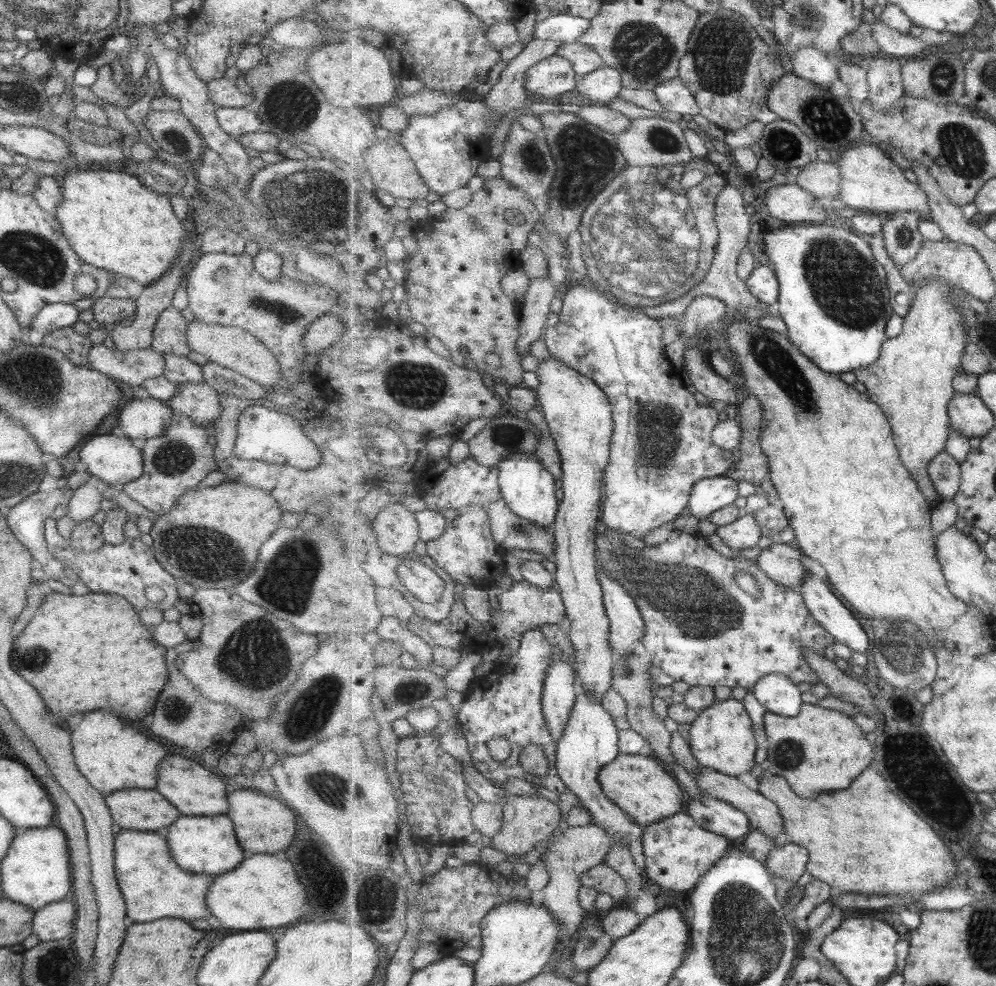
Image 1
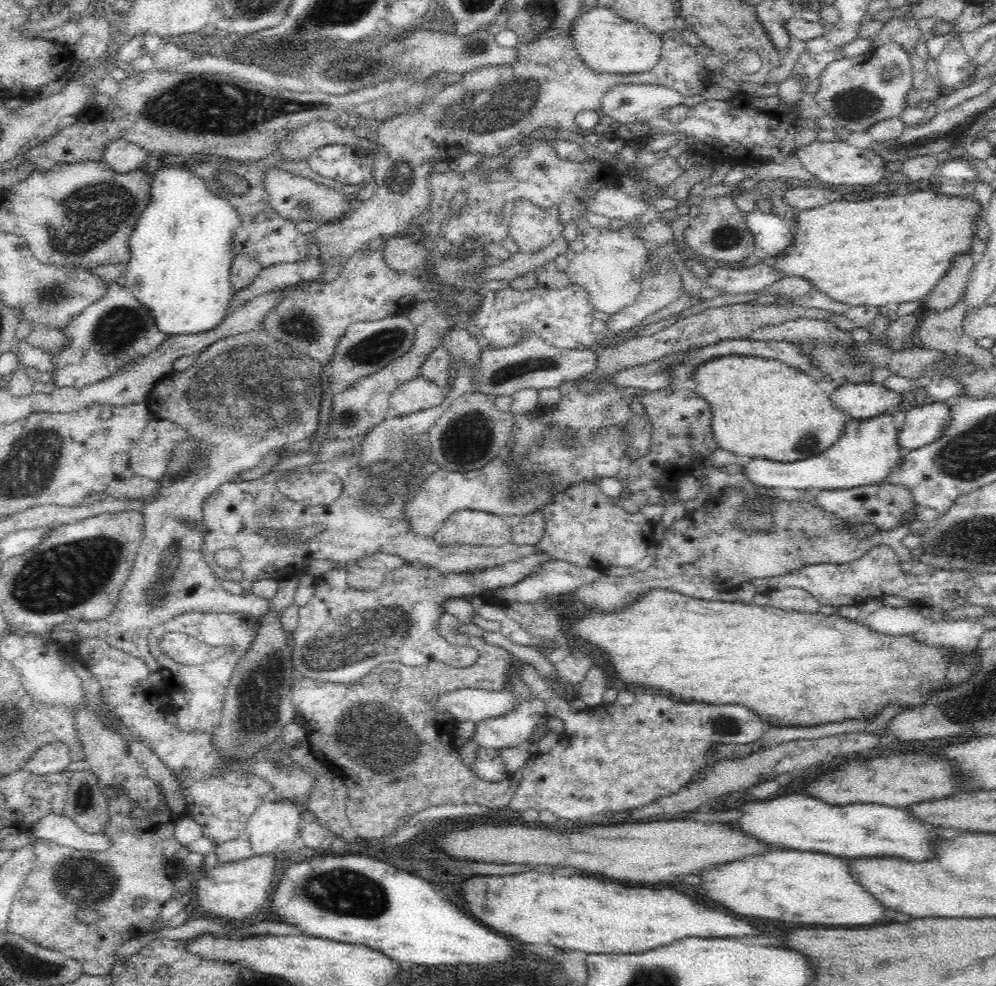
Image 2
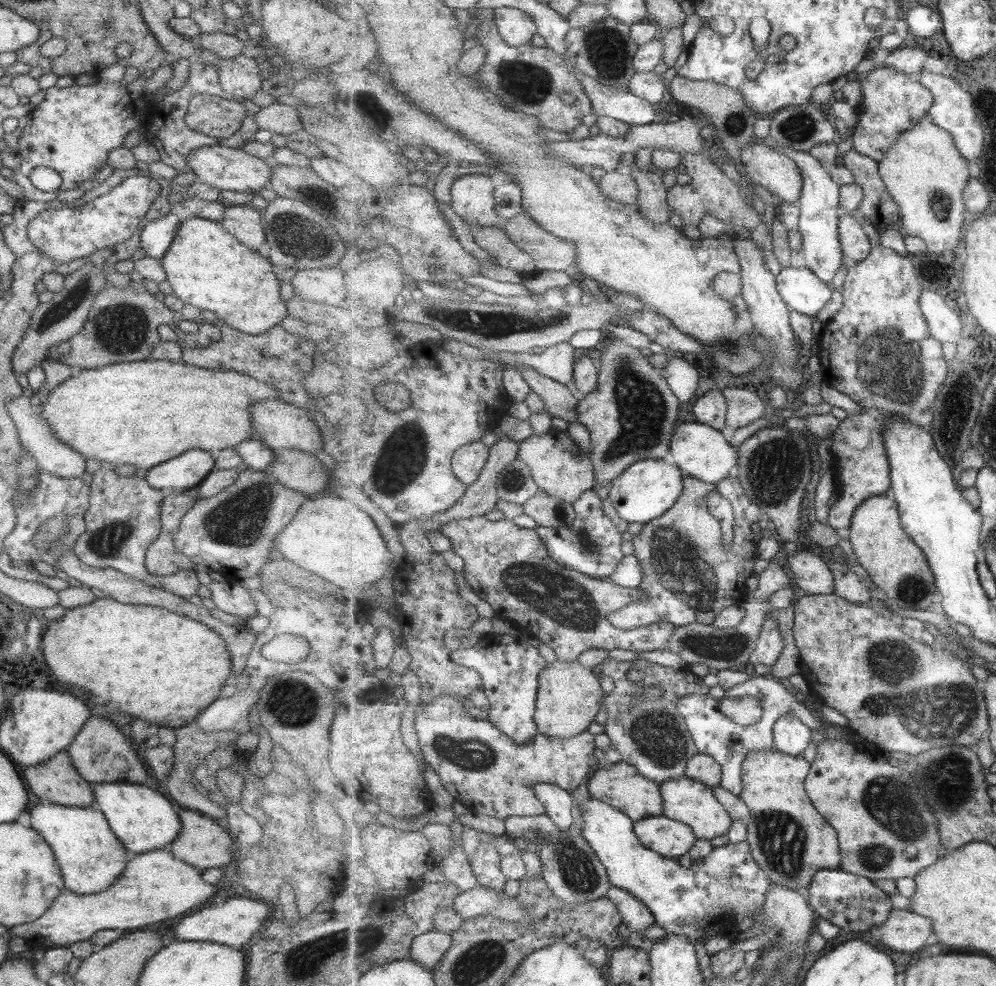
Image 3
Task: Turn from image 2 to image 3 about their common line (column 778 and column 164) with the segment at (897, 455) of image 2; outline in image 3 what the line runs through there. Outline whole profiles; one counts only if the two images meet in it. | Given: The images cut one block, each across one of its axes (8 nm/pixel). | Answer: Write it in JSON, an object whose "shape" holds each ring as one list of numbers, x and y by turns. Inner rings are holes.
{"shape":[[191,448,147,471,144,481,151,488,182,492,197,486,214,469,214,453]]}

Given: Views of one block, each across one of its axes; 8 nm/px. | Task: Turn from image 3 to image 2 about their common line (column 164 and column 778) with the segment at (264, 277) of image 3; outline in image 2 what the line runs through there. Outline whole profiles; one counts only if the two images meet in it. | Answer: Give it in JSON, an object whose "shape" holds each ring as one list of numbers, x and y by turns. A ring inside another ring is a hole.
{"shape":[[911,189,894,194,873,196,862,201,839,199,816,208,798,211,794,224,793,244,784,253,764,256,762,262,780,271,780,279,802,277,818,291,844,304,889,306,902,302,924,301,948,270,952,257,970,253,975,234,974,216,980,212,973,197,946,195,932,189]]}

